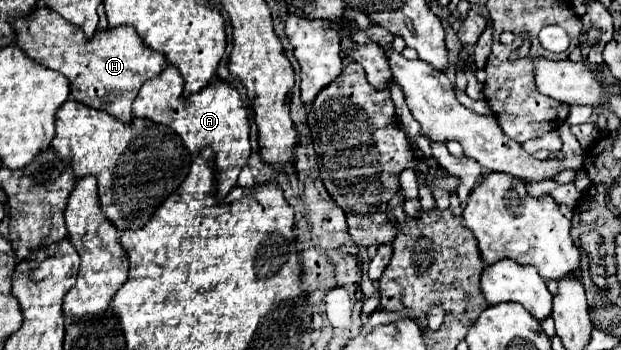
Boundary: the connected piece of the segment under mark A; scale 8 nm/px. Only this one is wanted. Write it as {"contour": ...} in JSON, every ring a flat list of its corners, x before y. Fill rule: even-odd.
{"contour":[[168,65,158,77,150,79,142,85,138,97,134,99,132,111,134,117,152,119,158,125,166,125,176,131,184,141,186,149,194,155,210,147,214,151,216,163,216,199,222,201,228,191,236,185,238,173,246,165,252,149,250,149,250,125,248,125,248,109,240,99,238,91,228,83,210,83,206,89,182,97,184,79,178,69]]}

